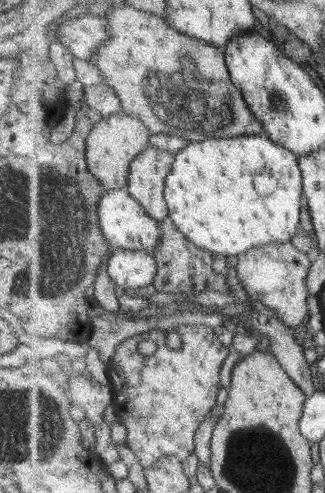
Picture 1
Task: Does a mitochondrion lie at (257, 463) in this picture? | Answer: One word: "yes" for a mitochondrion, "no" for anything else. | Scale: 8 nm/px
yes

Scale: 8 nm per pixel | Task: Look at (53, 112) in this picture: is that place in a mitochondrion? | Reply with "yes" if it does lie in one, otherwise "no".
no

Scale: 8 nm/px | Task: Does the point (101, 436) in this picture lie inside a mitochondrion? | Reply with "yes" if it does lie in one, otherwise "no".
no

